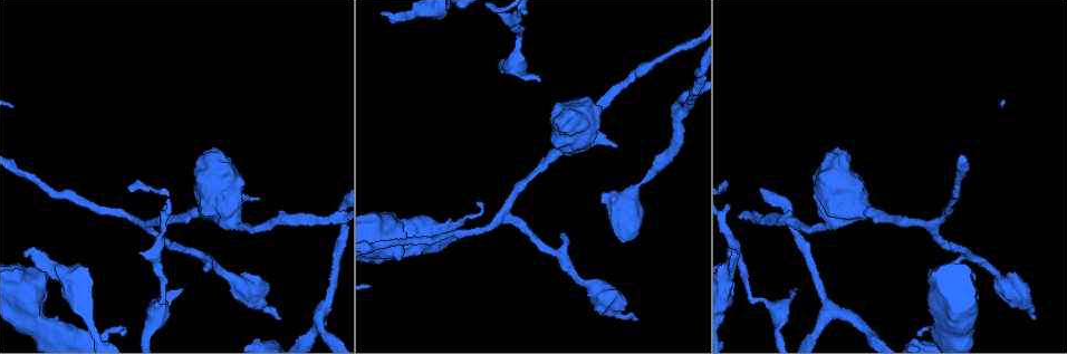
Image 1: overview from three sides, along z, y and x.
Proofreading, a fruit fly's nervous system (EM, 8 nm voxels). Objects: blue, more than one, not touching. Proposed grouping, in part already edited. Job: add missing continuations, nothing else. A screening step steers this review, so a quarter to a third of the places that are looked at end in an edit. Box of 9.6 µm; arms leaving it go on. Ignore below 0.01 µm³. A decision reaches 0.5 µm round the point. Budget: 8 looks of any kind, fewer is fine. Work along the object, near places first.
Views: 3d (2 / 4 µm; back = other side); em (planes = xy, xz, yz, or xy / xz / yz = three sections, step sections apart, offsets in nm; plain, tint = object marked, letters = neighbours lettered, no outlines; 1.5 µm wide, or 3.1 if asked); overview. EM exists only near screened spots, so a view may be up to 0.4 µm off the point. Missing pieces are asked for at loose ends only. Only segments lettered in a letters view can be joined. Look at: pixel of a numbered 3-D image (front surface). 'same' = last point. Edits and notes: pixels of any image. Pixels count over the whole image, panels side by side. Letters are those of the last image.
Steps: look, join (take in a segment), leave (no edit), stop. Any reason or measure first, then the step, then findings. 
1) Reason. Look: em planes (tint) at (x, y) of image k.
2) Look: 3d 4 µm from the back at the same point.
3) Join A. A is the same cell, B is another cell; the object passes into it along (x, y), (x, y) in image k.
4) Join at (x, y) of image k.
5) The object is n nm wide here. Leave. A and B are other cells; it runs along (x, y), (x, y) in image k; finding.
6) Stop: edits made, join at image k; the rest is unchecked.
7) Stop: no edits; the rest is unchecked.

Branch stops here. Look: 3d 4 µm at (615, 145) of image 1.

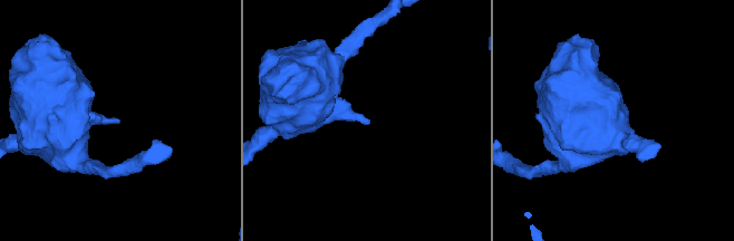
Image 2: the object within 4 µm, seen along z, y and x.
Look: em planes (letters) at (364, 120) of image 2.

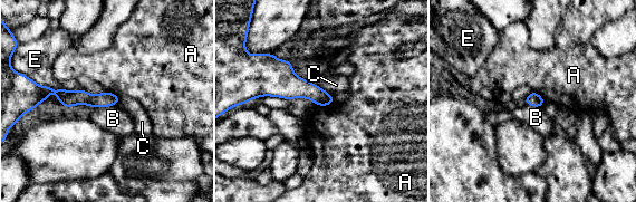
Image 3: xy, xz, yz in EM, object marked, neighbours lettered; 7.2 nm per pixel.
The longest contact is with B, 190 nm. Leave. A, B, C and E are other cells; it runs along (40, 93), (116, 100) in image 3; none of them fits.

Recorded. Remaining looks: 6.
Thin end. Look: 3d 4 µm at (180, 287) of image 1.

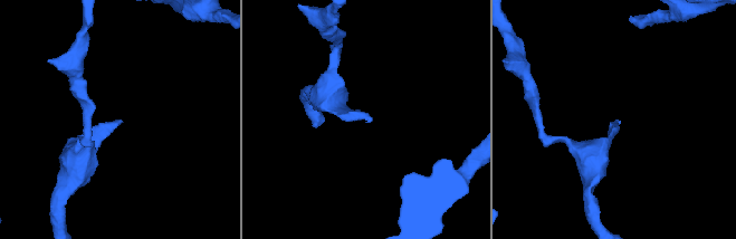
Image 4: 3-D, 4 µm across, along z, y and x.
Need the tissue. Look: em yz step 4 (tint) at (119, 120) of image 4.

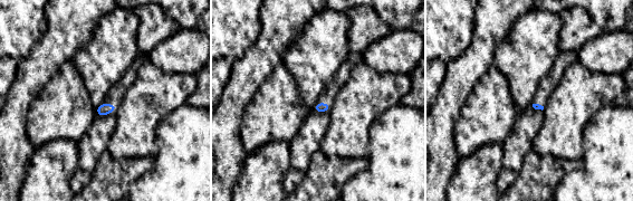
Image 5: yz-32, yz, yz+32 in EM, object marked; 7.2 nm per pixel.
Another direction. Look: em planes (letters) at the same point.

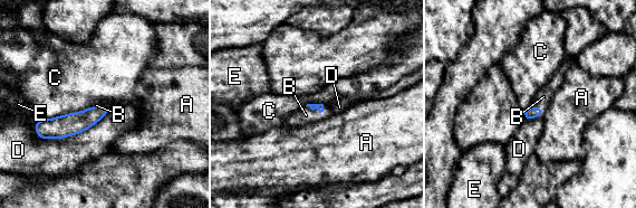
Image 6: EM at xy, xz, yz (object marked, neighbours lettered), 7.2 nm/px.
Join B. B is the same cell, A, C, D and E are other cells; the object passes into it along (319, 106), (315, 109), (306, 115) in image 6; it goes on there.

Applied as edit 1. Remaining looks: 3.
An open end. Look: em yz step 8 (letters) at (382, 12) of image 1.

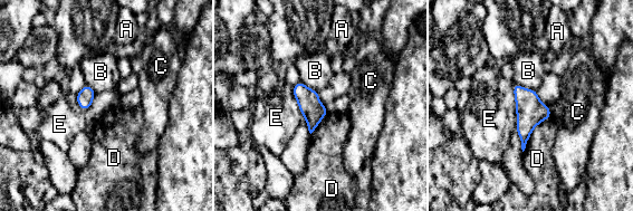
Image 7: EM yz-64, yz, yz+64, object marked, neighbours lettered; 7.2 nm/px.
Another direction. Look: em planes (letters) at the same point.

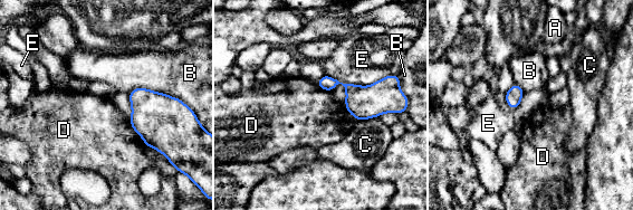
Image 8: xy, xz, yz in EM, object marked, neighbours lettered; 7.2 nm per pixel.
Leave. A, B, C, D and E are other cells; a border runs along (128, 118), (143, 142), (163, 154) in image 8; none of them fits.

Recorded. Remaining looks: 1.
Stop: edits made, join at image 6; the rest is unchecked.

